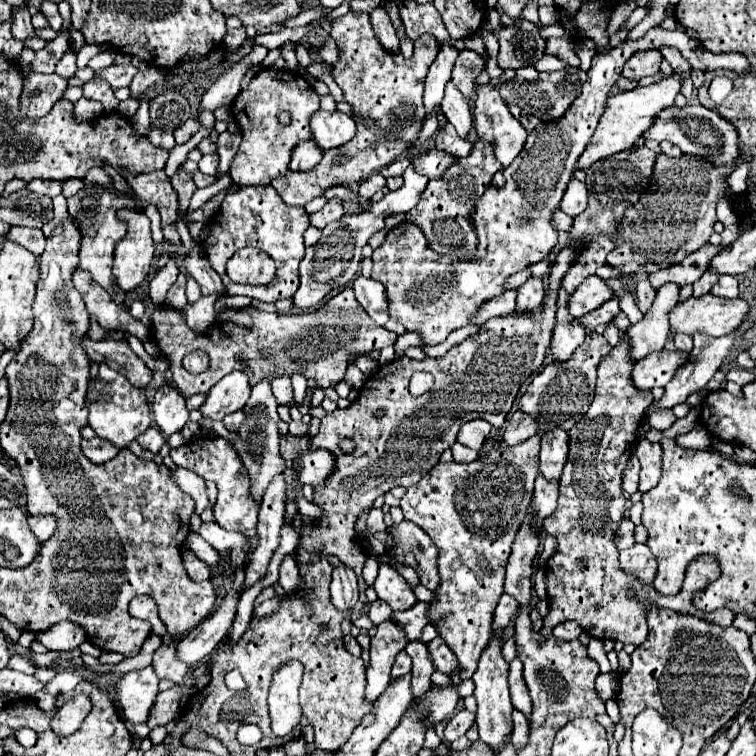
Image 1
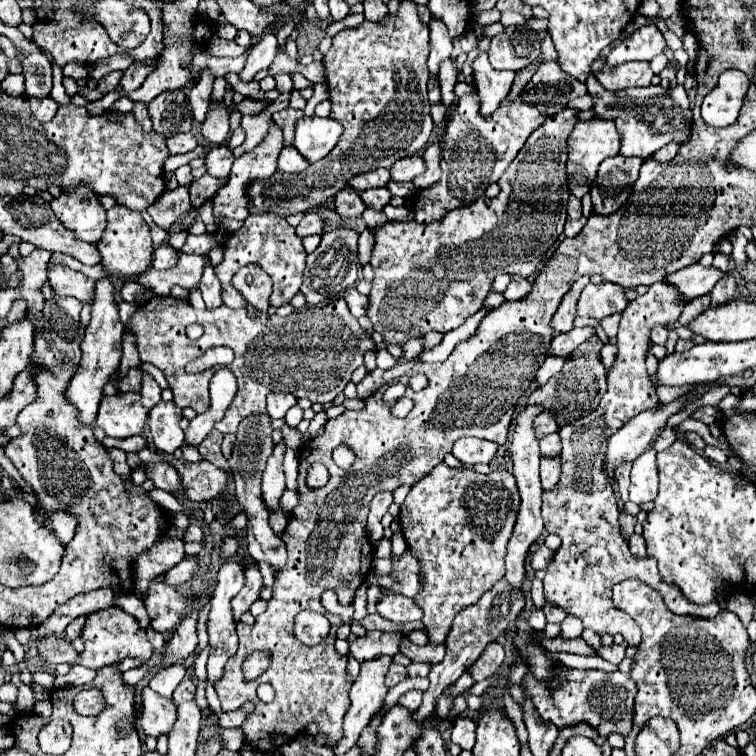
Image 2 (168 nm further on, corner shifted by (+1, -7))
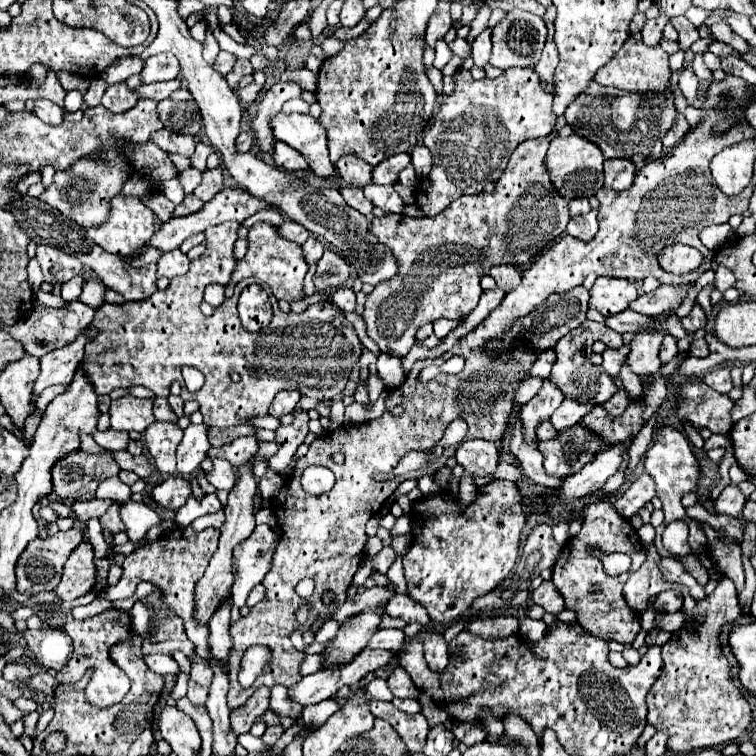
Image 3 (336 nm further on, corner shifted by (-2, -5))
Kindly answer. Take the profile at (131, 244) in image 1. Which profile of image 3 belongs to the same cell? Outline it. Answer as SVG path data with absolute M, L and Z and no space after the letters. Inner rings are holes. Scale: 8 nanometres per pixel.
M116 195L112 201L110 201L110 217L108 217L108 223L104 223L104 227L98 227L98 229L90 229L88 231L88 237L98 243L104 251L108 253L114 253L114 255L120 255L122 259L132 259L136 255L140 255L150 237L154 235L154 215L148 207L144 207L144 203L138 199L138 197L120 197Z

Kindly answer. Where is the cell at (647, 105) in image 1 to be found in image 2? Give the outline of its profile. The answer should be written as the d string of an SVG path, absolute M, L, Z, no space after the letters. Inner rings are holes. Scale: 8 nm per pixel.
M589 119L589 121L581 121L573 127L573 133L569 137L569 161L567 161L567 187L571 191L571 195L575 197L583 197L589 193L593 177L597 175L597 169L601 165L603 159L607 157L615 157L619 153L621 141L619 141L619 133L615 129L613 121L605 121L605 119Z

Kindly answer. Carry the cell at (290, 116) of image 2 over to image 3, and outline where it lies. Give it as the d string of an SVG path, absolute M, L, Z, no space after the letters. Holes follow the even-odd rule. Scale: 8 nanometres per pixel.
M300 97L298 99L290 99L290 101L284 103L282 111L284 113L308 113L308 103L302 101Z

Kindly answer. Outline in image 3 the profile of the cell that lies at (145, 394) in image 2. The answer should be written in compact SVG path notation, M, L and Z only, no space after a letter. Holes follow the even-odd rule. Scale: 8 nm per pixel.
M156 397L156 399L154 399L154 417L156 417L158 421L168 421L168 419L176 421L176 419L178 419L178 417L174 415L174 411L170 409L166 397Z

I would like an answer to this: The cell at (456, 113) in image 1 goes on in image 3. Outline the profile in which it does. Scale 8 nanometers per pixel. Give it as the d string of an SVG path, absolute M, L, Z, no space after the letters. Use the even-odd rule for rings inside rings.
M440 41L436 43L436 61L434 61L434 67L436 69L444 69L444 65L452 59L452 51L450 47L446 45L446 41Z

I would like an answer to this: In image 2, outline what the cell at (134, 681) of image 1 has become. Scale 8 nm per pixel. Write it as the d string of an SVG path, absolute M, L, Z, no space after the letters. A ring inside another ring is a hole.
M143 689L143 709L141 709L141 727L145 735L159 737L169 735L177 721L177 707L171 699L165 699L151 691Z

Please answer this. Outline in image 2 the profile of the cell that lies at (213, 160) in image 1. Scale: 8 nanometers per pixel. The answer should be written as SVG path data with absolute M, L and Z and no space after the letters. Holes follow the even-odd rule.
M224 144L215 145L215 147L209 151L207 159L205 159L205 163L207 163L207 167L209 167L209 175L213 175L213 177L227 177L229 171L231 171L233 162L233 153L227 148L227 145Z

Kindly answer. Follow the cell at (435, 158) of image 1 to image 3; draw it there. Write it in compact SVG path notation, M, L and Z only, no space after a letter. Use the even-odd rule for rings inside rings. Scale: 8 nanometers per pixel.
M392 155L392 159L386 159L384 163L374 167L372 173L372 181L374 183L382 183L382 185L390 185L398 181L398 173L410 163L410 155Z

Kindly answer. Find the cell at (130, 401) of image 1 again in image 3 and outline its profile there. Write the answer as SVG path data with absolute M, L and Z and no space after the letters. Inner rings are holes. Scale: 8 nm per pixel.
M122 397L110 405L110 427L116 431L146 431L154 421L152 399Z

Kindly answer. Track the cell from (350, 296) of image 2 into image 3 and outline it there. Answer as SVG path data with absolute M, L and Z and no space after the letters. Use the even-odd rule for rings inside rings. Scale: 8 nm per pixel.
M342 287L342 289L336 289L330 299L344 311L354 311L356 309L356 293L350 289L350 287Z

